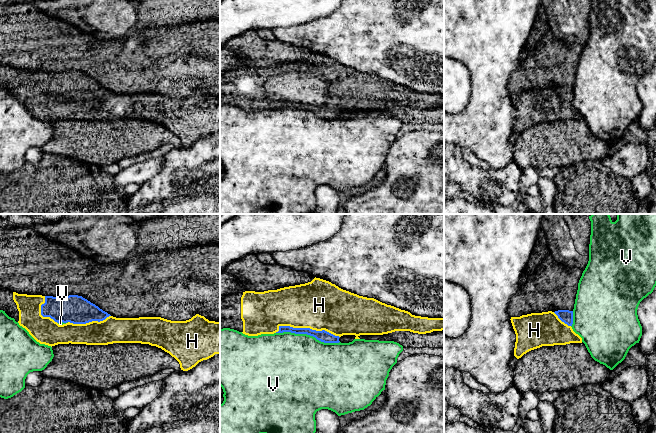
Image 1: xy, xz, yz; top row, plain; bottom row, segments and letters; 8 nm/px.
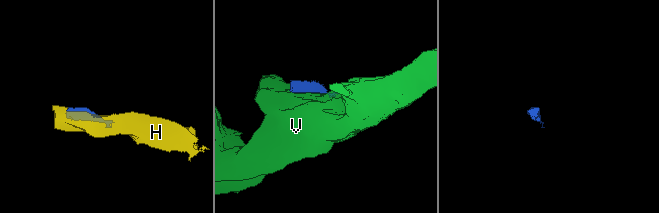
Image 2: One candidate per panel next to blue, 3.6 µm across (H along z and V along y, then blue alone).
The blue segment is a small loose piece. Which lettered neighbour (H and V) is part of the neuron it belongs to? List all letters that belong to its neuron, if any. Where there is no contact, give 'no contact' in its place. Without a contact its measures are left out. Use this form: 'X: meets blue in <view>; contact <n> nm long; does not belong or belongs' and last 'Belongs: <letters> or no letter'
H: meets blue in xz; contact 500 nm long; belongs
V: meets blue in xz; contact 500 nm long; does not belong
Belongs: H

